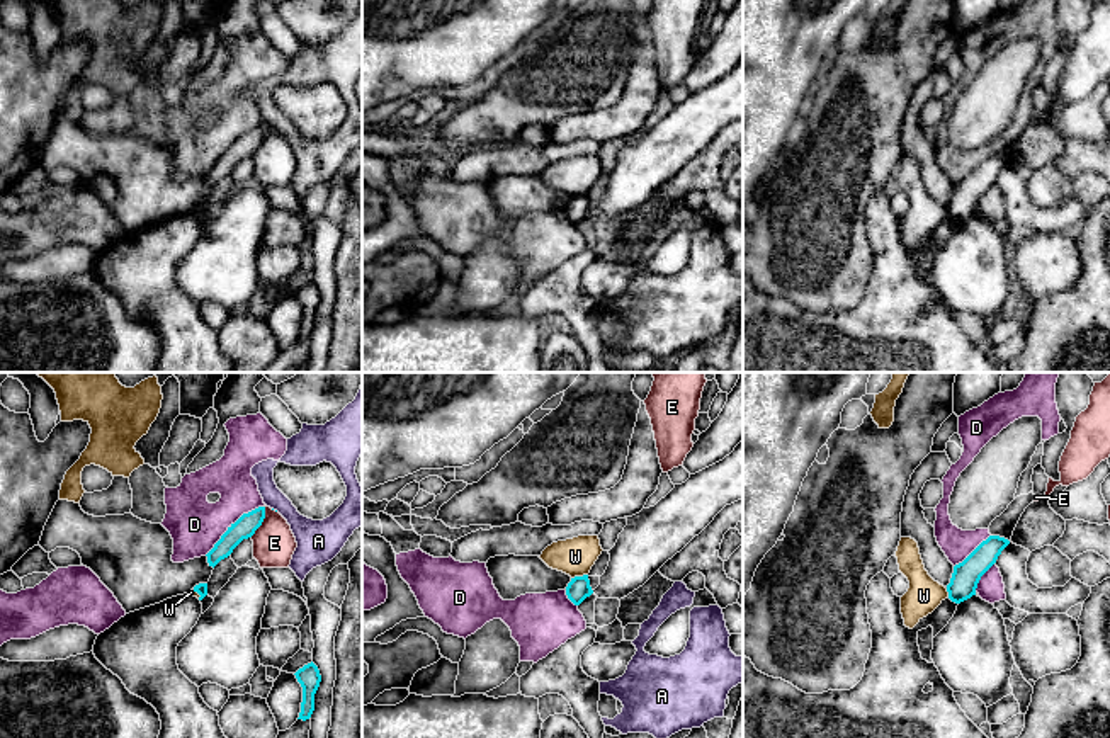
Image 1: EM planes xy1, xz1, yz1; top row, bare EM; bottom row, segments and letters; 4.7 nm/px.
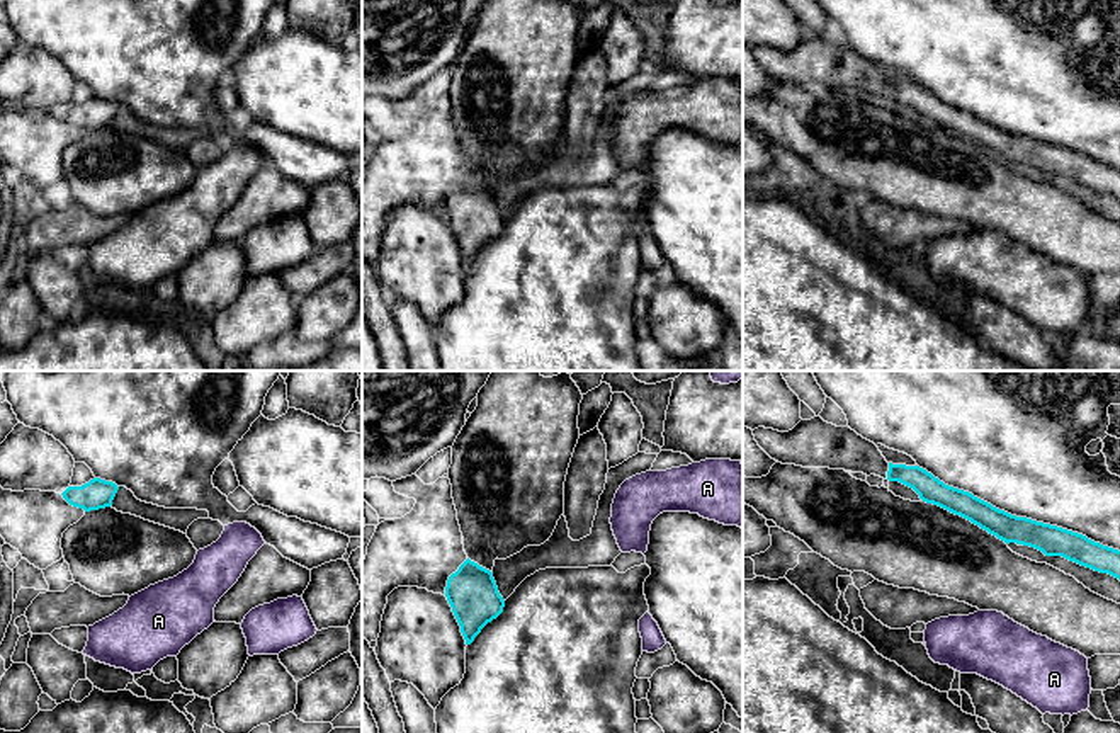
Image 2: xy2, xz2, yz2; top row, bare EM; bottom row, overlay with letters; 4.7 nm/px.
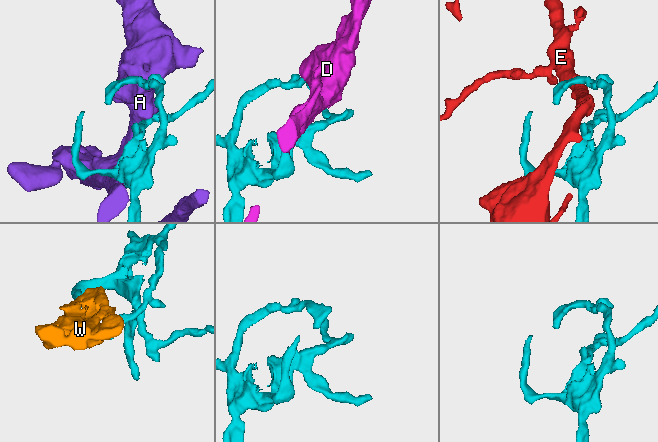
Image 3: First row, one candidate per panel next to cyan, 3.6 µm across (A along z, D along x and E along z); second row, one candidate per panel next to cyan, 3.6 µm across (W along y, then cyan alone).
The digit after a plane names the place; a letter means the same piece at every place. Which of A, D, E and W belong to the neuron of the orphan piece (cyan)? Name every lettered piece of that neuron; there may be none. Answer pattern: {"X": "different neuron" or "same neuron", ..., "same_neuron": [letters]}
{"A": "different neuron", "D": "different neuron", "E": "different neuron", "W": "different neuron", "same_neuron": []}

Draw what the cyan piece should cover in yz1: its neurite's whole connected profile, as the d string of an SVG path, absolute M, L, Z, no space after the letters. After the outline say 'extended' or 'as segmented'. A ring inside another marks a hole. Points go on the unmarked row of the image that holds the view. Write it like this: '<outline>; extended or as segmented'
M989 155L962 182L954 185L949 218L960 223L976 214L981 196L996 182L1001 170L1010 163L1008 158Z; as segmented

